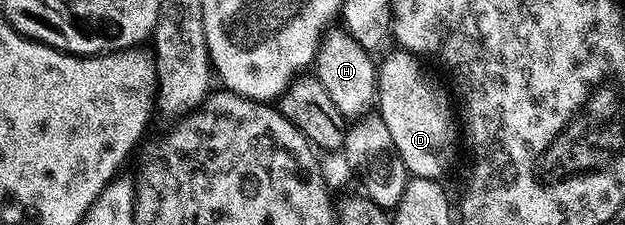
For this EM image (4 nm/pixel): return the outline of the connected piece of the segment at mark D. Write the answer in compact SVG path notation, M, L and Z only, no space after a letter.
M399 48L393 51L393 54L385 53L384 63L381 61L378 66L379 118L390 128L394 148L402 156L411 177L443 179L456 154L456 146L458 150L458 122L449 95L444 95L424 75L417 55Z

